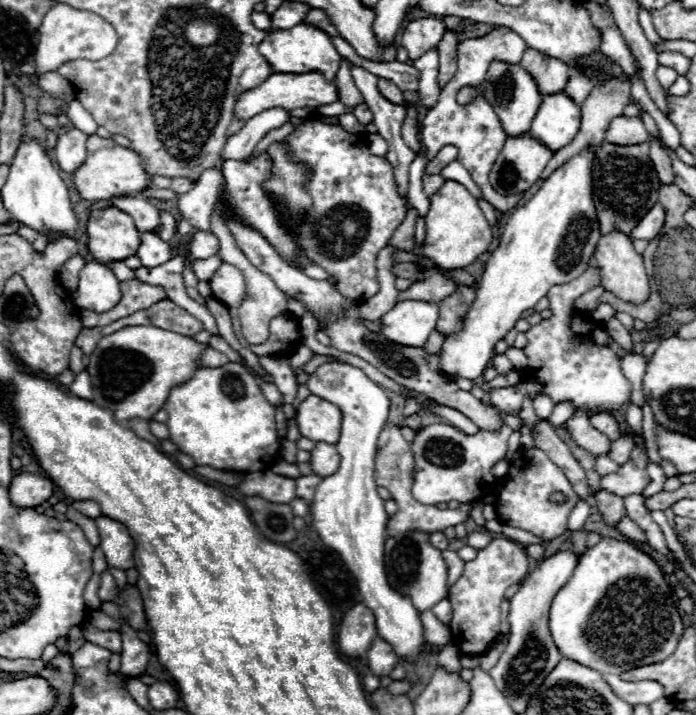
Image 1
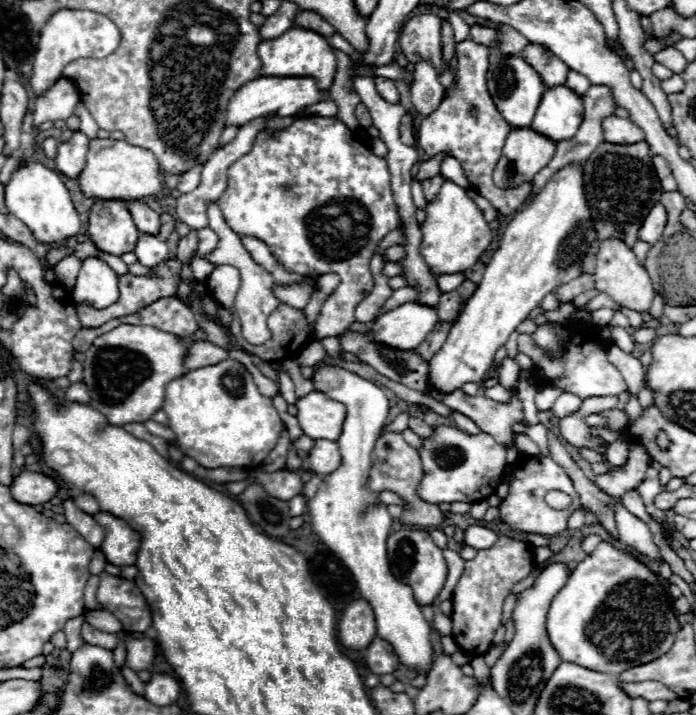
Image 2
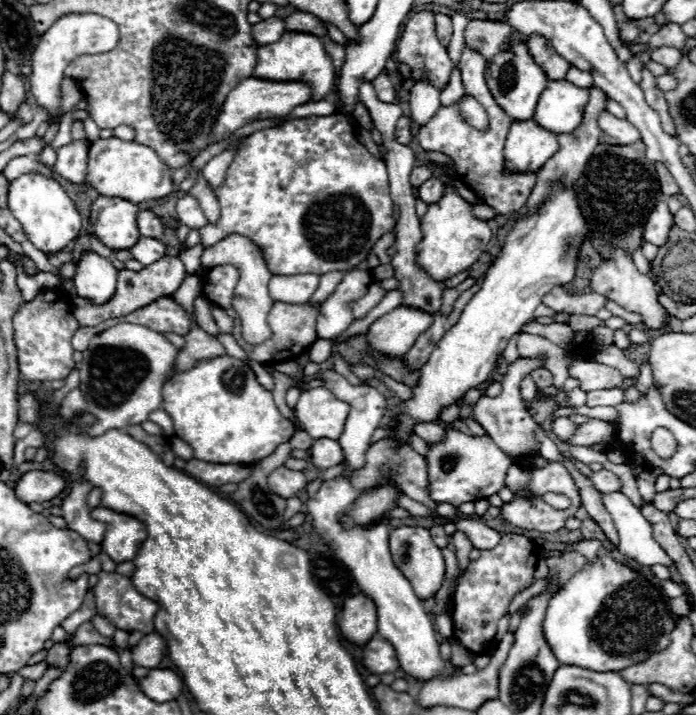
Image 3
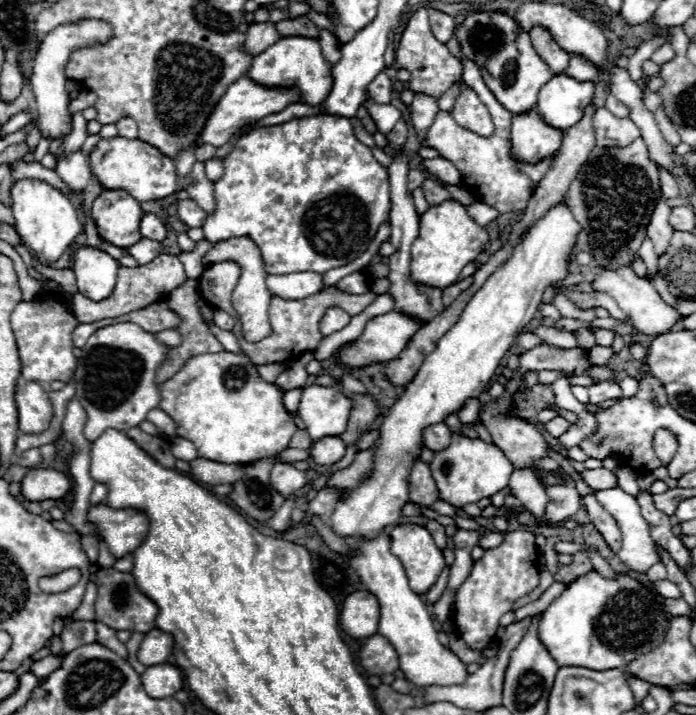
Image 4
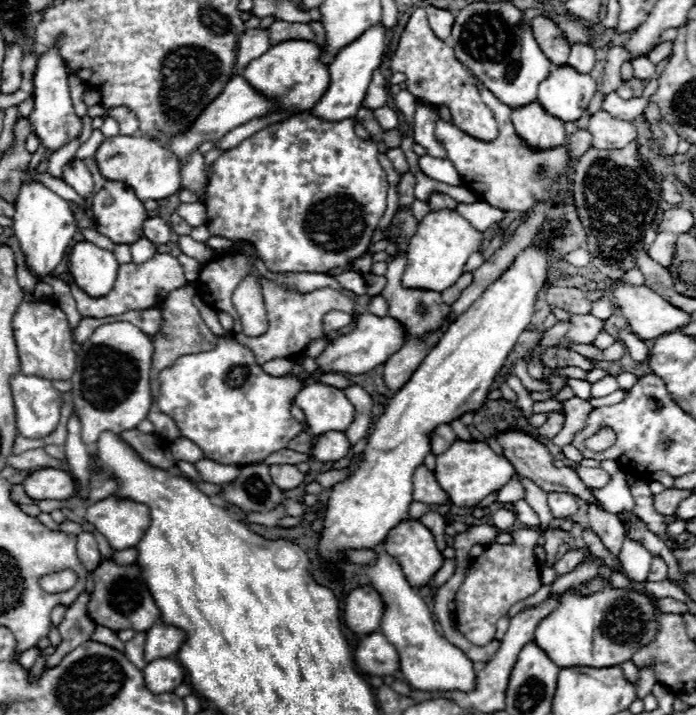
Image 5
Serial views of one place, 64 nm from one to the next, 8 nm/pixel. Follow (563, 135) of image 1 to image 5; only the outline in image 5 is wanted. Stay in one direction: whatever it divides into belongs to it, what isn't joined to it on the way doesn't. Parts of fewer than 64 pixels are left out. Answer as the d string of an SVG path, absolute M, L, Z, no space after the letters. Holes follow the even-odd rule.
M560 66L560 68L554 68L550 72L550 78L546 78L538 86L538 102L548 114L554 114L564 124L568 124L568 122L576 122L584 114L594 92L596 92L596 82L590 74L578 74L576 70L570 70L570 66Z

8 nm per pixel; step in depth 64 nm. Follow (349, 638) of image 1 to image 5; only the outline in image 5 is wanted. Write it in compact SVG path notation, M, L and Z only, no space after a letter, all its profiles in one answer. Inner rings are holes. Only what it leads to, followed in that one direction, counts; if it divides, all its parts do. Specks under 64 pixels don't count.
M370 586L366 588L356 588L350 592L344 604L344 624L356 632L356 634L372 634L378 630L380 620L382 620L382 598L372 590Z

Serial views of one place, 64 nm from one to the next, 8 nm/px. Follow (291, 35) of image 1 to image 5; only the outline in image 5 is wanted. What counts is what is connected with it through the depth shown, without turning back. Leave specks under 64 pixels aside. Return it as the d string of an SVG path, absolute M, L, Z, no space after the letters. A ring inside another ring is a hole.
M288 40L272 46L266 54L262 54L262 58L250 62L244 68L242 76L262 94L282 102L280 110L310 110L316 106L316 102L326 94L330 86L328 66L320 62L320 48L310 40Z

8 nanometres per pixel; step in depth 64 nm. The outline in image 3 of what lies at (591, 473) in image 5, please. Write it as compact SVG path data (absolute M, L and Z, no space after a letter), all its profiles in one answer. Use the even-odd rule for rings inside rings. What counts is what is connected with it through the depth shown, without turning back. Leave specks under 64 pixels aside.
M600 470L600 472L594 472L590 476L590 482L594 484L596 490L600 490L602 494L610 494L610 492L620 492L622 490L622 482L616 474L608 472L608 470Z

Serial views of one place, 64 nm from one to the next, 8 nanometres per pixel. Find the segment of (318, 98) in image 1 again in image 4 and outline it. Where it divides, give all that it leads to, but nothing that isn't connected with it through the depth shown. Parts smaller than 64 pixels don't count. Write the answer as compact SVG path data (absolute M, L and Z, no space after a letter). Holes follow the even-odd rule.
M240 78L238 82L234 82L226 94L220 98L218 106L212 110L208 122L206 122L206 130L202 130L202 138L200 138L200 144L212 144L212 146L224 146L230 136L240 130L242 126L250 124L250 122L256 122L264 116L270 116L270 114L278 114L282 112L286 106L290 104L296 104L300 102L302 94L298 88L270 88L270 86L260 86L256 84L254 80L250 78Z

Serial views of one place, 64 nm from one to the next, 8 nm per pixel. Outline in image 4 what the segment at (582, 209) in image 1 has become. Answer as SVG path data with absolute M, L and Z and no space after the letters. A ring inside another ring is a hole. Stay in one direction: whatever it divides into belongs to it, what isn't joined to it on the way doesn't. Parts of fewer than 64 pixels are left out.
M564 200L558 202L522 234L522 242L518 246L514 246L510 258L494 274L490 274L490 278L478 290L478 294L472 296L472 300L470 300L470 304L466 304L466 310L462 312L460 320L444 334L444 338L440 338L434 352L430 352L426 356L426 362L420 366L416 378L410 384L406 384L406 392L396 400L396 404L388 412L388 416L384 418L384 422L380 426L380 438L372 446L376 450L376 466L372 470L372 476L368 480L364 480L356 490L352 490L350 498L346 502L338 502L338 506L330 518L330 526L338 536L366 534L366 538L374 538L374 534L378 530L392 526L400 518L400 510L408 500L406 476L410 474L410 464L414 462L414 458L420 456L422 428L426 428L434 422L444 422L444 418L450 412L460 410L460 406L464 404L466 398L480 396L488 388L502 358L506 356L510 346L516 342L516 336L522 334L524 326L534 318L536 308L542 302L544 290L548 286L556 286L556 282L562 282L568 276L572 250L576 246L576 238L578 238L580 230L582 230L582 226L576 222L568 204Z

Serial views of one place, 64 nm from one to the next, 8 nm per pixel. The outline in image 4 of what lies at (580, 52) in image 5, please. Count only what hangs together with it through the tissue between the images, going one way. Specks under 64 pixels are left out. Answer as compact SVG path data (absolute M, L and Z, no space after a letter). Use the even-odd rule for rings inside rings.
M572 56L570 64L566 68L566 74L572 76L574 80L578 80L578 82L594 82L596 68L588 60L584 60L580 56Z

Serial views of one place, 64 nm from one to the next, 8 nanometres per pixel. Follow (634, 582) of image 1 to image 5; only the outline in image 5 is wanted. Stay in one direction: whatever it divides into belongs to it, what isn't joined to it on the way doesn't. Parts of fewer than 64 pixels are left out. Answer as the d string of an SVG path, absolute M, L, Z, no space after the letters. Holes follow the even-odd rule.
M572 586L560 598L556 610L540 620L534 640L560 668L610 668L630 660L642 646L656 638L658 616L660 612L654 600L640 590L610 586L594 594L578 594L578 586Z

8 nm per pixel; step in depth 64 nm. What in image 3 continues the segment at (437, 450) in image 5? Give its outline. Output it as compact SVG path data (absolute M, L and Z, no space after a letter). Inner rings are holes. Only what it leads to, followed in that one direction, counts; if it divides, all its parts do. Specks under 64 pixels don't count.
M418 422L414 424L414 432L428 444L438 442L444 436L444 426L436 424L436 422Z

